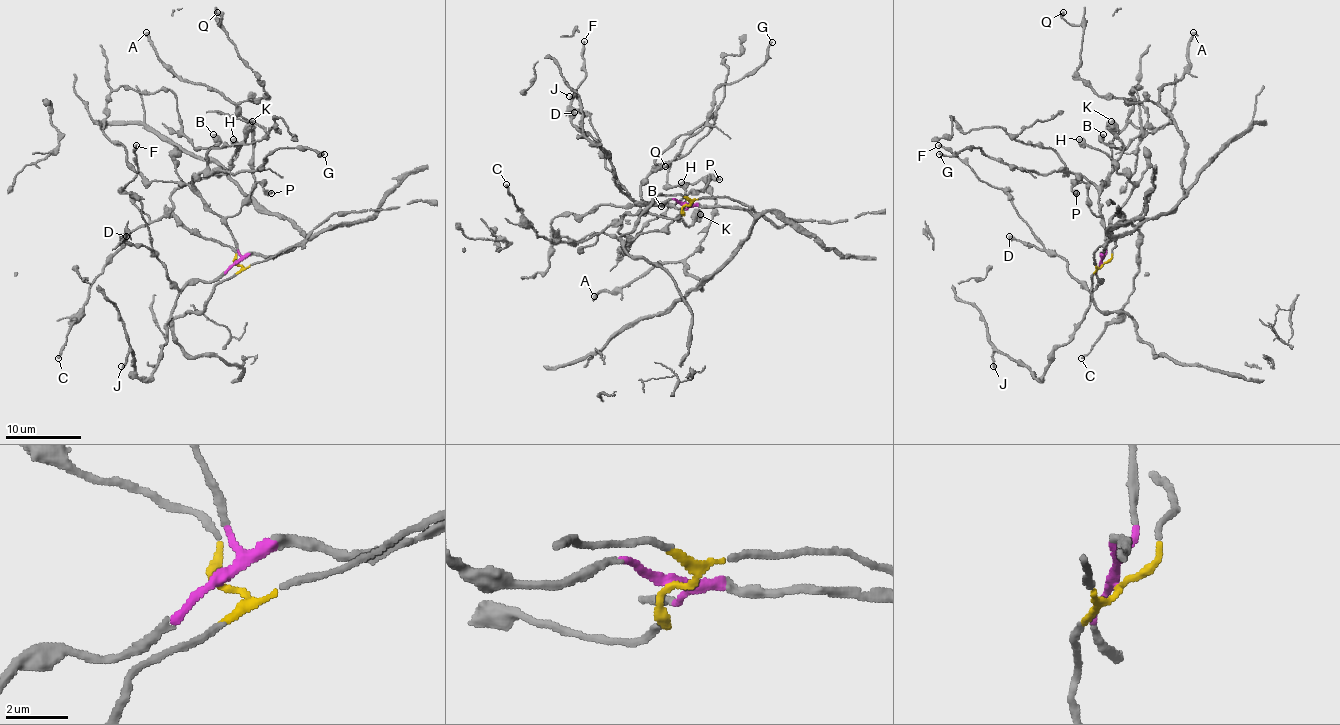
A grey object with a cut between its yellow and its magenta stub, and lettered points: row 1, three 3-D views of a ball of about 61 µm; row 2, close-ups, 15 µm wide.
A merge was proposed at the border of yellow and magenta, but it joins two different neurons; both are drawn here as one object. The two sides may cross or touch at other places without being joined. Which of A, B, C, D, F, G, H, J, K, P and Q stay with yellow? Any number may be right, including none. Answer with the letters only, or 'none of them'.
C, H, K

